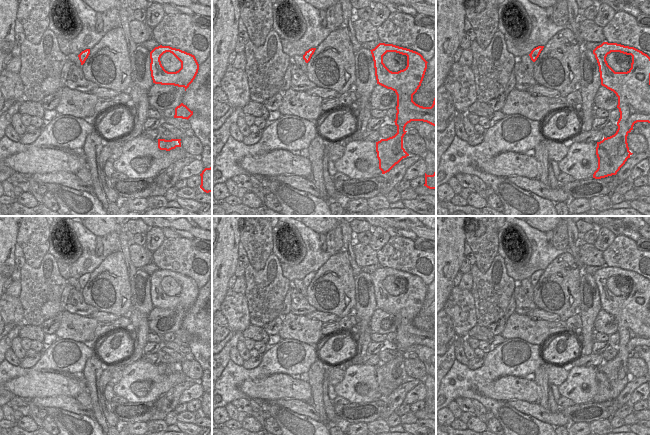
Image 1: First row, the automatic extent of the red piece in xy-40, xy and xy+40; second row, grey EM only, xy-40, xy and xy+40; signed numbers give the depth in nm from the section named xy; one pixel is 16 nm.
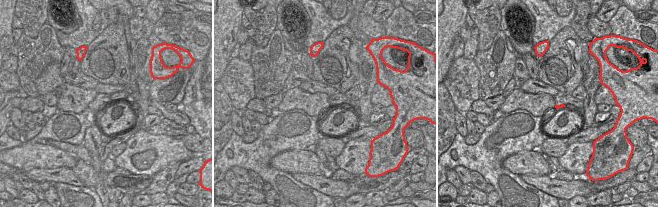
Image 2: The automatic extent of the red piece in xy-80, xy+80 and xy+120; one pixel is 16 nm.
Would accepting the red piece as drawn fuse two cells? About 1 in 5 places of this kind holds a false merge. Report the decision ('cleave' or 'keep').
keep

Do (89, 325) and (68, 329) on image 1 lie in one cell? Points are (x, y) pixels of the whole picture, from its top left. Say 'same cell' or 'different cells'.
same cell

